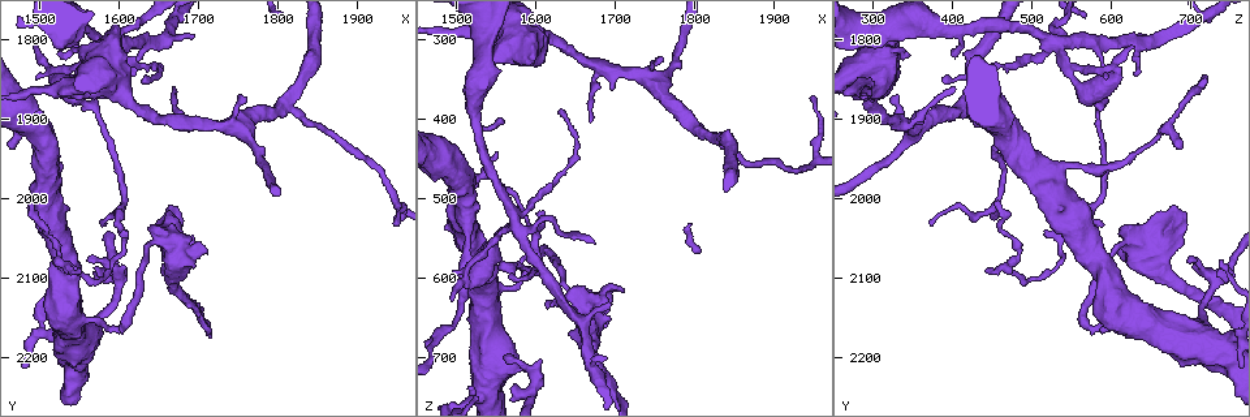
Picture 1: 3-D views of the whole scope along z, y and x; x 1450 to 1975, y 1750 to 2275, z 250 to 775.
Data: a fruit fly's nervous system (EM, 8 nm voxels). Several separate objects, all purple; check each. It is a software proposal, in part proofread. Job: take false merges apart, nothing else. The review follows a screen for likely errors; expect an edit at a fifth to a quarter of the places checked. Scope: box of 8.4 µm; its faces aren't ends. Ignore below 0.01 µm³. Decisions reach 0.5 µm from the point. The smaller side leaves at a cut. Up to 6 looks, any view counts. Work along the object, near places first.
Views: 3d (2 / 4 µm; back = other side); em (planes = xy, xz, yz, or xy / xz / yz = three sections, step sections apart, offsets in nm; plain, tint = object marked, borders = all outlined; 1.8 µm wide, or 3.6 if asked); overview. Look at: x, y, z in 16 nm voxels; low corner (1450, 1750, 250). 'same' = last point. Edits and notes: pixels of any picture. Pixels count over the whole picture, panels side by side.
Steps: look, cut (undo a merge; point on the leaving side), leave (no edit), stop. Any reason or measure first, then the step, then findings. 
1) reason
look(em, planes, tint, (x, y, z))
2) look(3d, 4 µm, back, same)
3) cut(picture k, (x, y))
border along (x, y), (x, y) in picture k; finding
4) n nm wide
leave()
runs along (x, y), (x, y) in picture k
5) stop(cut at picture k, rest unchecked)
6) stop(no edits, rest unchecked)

thick turns thin
look(em, planes, tint, (1665, 2060, 650))

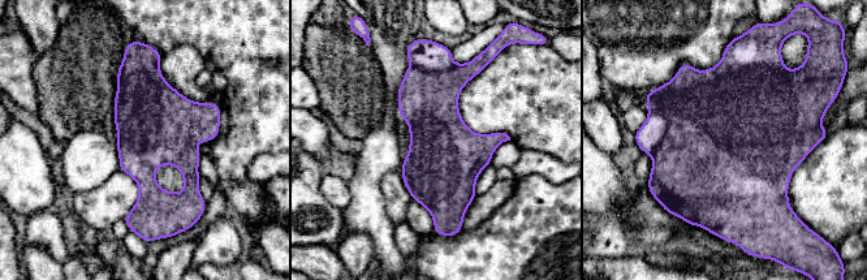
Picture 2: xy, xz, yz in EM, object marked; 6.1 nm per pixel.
460 nm wide
cut(picture 2, (706, 140))
border along (654, 107), (668, 129), (651, 155) in picture 2; two neurons meet here

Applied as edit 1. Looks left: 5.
sharp bend
look(em, xz, step 4, tint, (1605, 2165, 575))

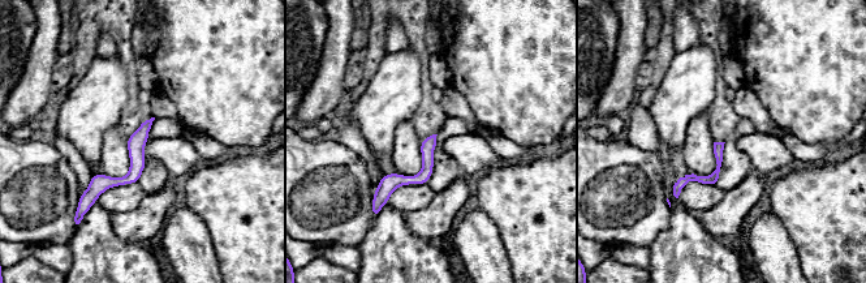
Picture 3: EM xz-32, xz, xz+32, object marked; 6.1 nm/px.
another direction
look(em, planes, tint, same)

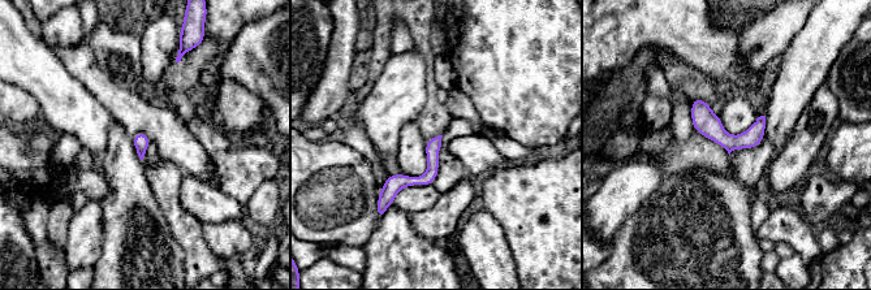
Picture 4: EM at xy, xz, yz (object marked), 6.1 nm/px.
leave()
runs along (438, 139), (432, 171), (401, 181), (386, 203) in picture 4; all the same neuron

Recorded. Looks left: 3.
calibre changes
look(3d, 2 µm, back, (1800, 1885, 405))

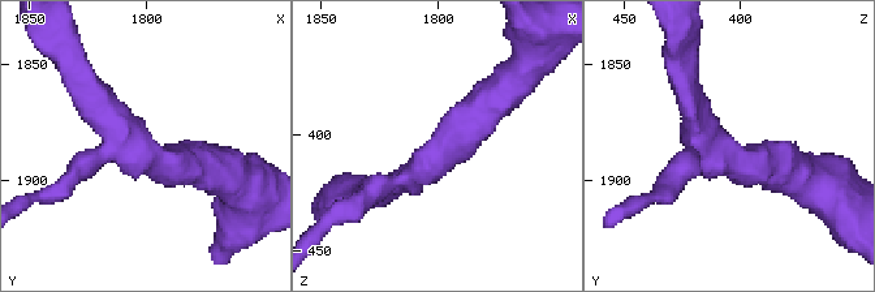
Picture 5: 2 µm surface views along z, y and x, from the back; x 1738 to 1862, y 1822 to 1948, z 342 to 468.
3 arms
look(em, planes, tint, (1803, 1889, 411))

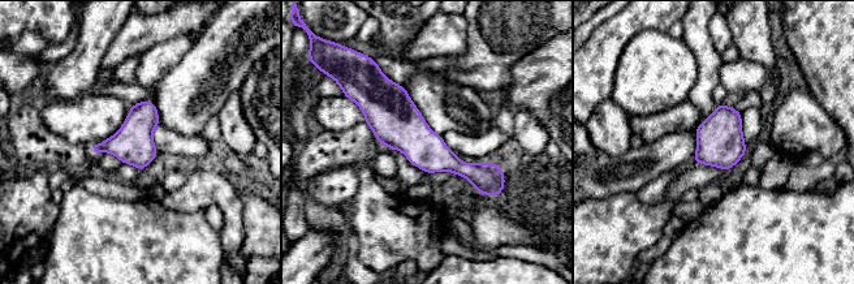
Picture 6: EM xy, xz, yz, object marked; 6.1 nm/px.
leave()
runs along (363, 102), (432, 155), (500, 173) in picture 6; all the same neuron

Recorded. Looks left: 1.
stop(cut at picture 2, rest unchecked)

